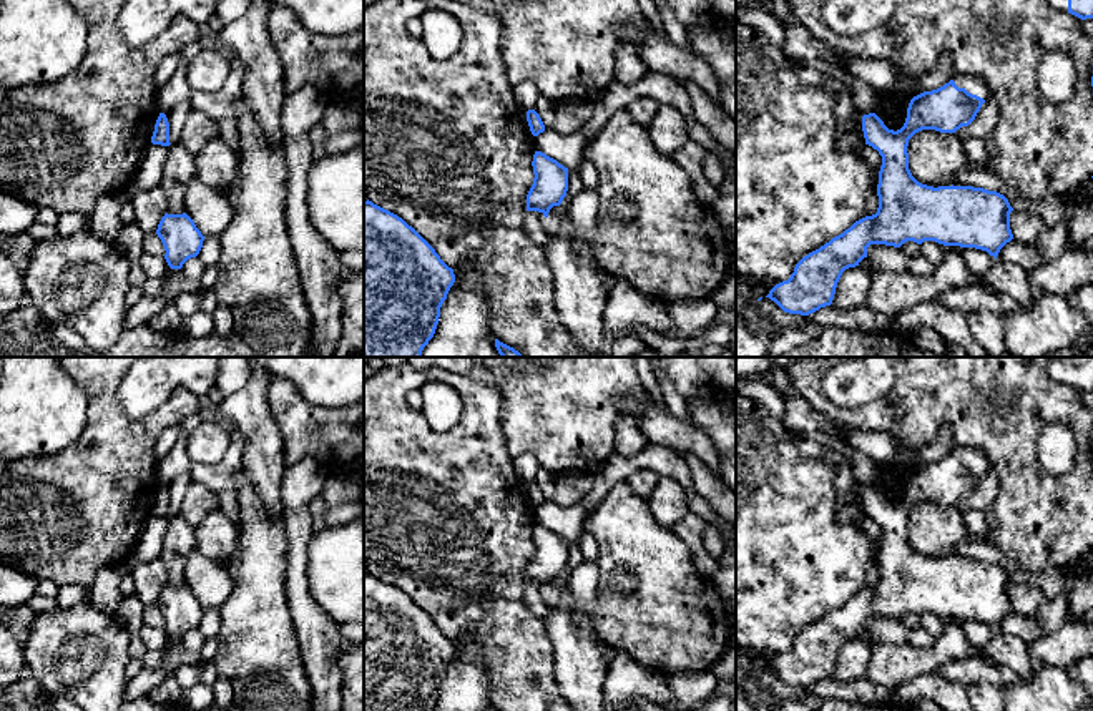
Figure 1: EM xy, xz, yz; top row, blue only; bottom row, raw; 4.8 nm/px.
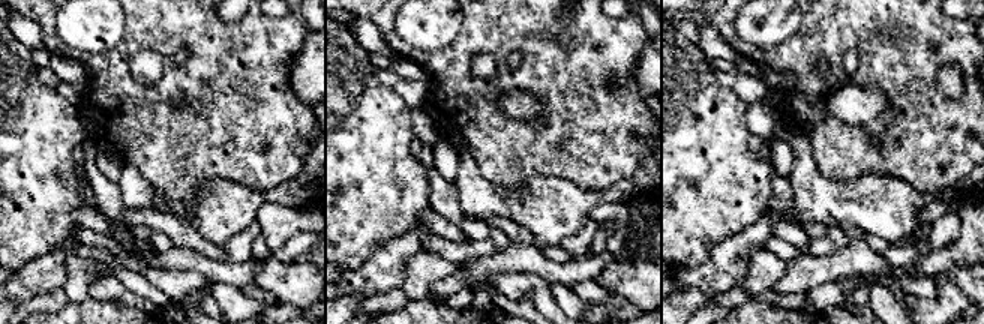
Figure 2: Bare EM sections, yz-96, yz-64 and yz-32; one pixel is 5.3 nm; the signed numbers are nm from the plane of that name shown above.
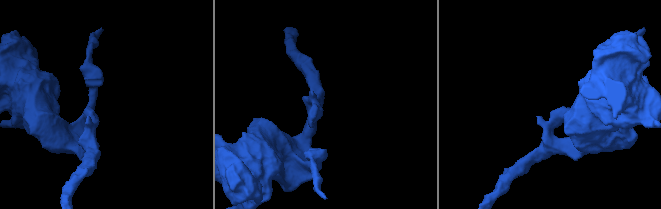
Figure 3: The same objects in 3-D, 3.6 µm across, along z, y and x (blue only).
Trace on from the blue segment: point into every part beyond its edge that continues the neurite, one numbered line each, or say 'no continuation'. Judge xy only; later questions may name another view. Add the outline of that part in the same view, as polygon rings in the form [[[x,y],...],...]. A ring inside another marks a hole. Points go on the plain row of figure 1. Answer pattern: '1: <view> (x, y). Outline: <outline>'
no continuation

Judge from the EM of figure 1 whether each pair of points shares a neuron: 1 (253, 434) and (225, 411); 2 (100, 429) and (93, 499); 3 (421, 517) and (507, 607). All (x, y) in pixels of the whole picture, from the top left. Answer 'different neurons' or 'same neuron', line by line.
1: same neuron
2: same neuron
3: same neuron

